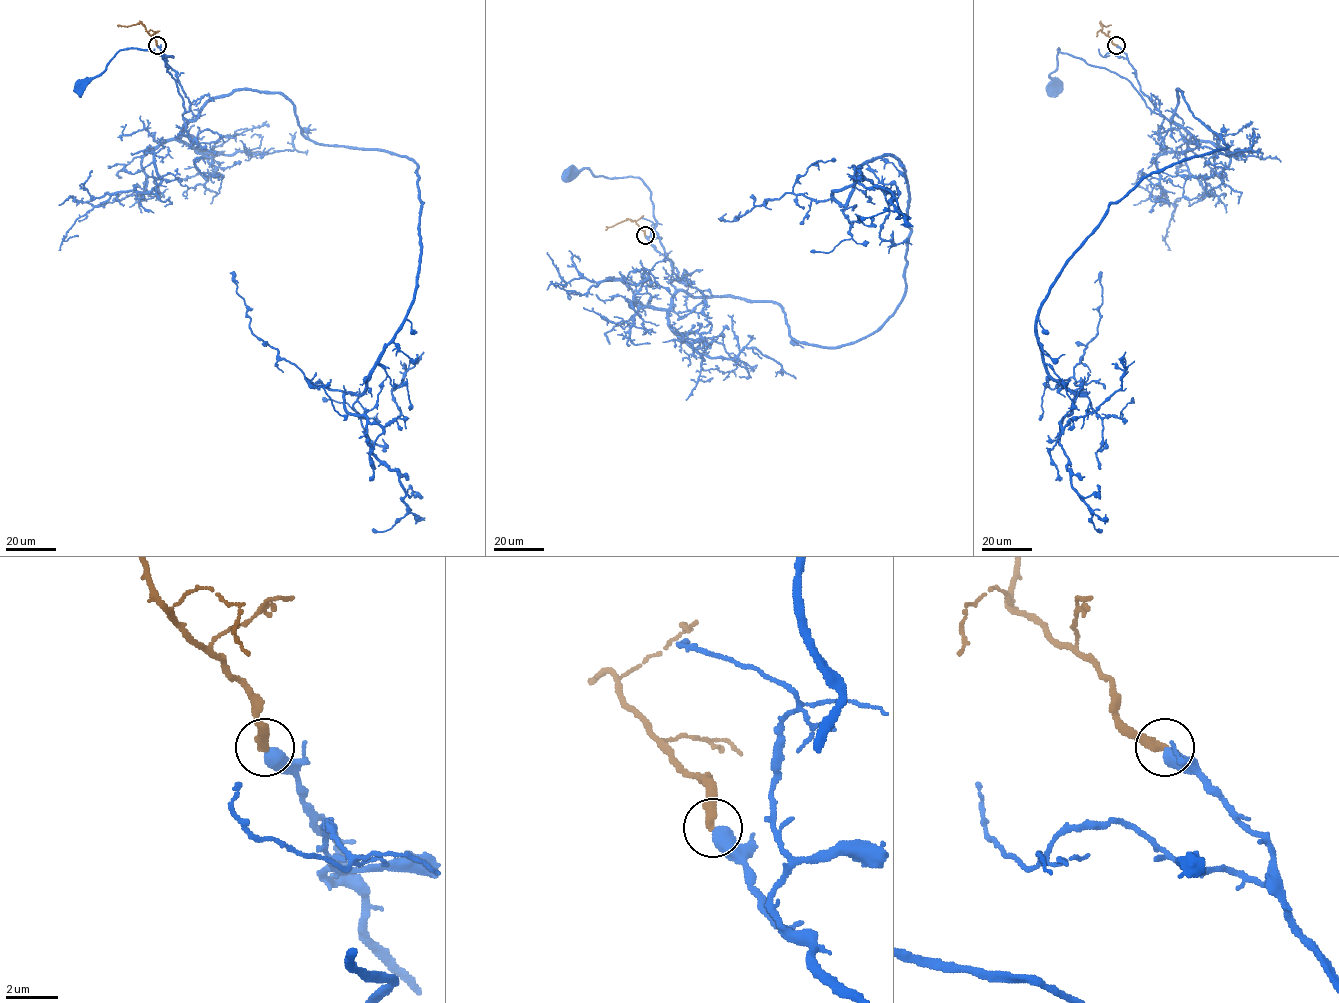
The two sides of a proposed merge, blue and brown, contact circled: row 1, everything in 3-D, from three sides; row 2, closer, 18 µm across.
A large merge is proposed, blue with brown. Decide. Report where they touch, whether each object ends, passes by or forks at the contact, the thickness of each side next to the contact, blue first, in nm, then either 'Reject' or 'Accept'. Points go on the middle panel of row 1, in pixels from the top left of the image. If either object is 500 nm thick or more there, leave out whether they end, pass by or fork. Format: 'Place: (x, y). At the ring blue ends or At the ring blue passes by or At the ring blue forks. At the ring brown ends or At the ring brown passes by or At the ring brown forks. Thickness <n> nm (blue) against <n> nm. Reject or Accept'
Place: (645, 235). Thickness 550 nm (blue) against 360 nm. Accept

